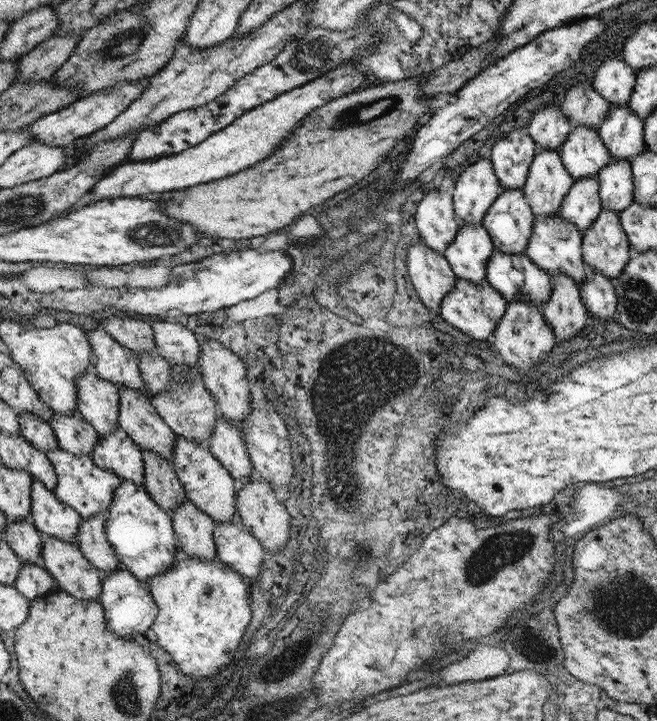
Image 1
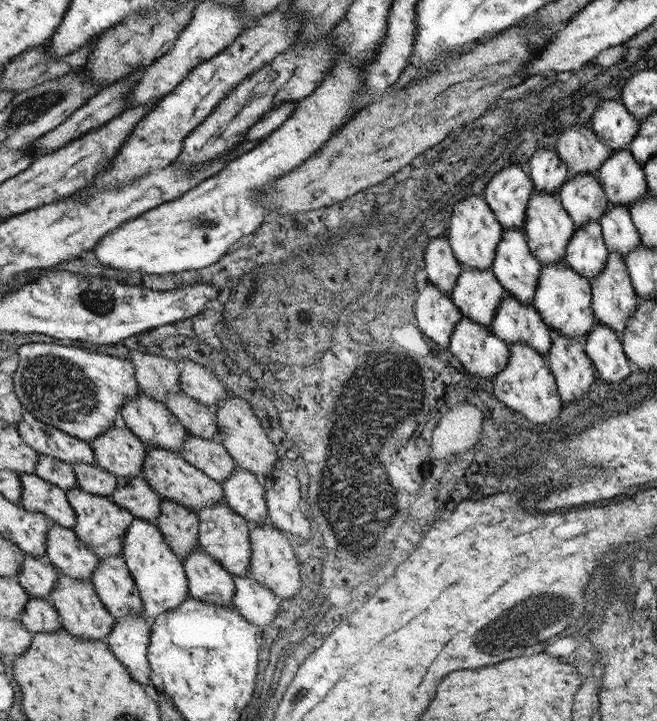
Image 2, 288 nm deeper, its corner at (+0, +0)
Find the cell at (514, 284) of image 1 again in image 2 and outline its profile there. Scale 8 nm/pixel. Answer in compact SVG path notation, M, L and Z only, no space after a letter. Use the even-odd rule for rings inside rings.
M507 296L501 300L499 310L495 314L495 320L489 328L493 336L503 340L509 348L517 342L527 344L535 348L535 352L547 356L551 348L549 340L549 326L545 326L543 318L531 304L519 304L513 296Z

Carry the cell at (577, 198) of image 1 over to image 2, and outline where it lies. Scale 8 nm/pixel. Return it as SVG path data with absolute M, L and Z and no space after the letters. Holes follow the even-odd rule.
M591 220L585 226L575 228L573 238L567 242L563 262L591 282L605 268L607 256L609 252L603 242L601 224L597 220Z

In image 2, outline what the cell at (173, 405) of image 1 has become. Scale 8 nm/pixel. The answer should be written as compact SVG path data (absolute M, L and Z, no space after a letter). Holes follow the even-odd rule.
M187 432L185 446L179 452L179 456L183 456L183 460L191 462L197 470L207 474L207 478L219 484L227 480L233 474L233 470L237 470L233 456L227 452L227 448L219 444L219 440L205 440L193 436L191 432Z

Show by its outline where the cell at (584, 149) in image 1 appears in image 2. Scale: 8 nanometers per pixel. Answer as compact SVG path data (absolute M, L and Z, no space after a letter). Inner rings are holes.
M591 172L579 174L573 180L567 178L567 182L557 190L557 200L573 220L575 228L585 226L591 220L599 222L609 208L607 194L603 194L601 182Z

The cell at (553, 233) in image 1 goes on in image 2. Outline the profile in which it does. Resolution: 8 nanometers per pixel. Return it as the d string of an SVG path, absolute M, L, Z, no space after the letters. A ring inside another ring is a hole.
M565 262L543 264L543 270L537 282L539 284L537 284L533 308L539 312L545 326L549 326L549 330L555 328L567 338L585 340L585 336L595 326L595 314L591 308L591 282L585 276L579 276L579 272L569 268Z

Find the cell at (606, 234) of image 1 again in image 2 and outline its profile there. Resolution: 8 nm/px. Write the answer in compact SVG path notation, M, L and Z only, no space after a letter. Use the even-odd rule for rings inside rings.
M609 252L605 268L591 280L591 308L595 320L607 324L617 338L621 338L629 318L637 310L637 300L627 266L617 252Z

